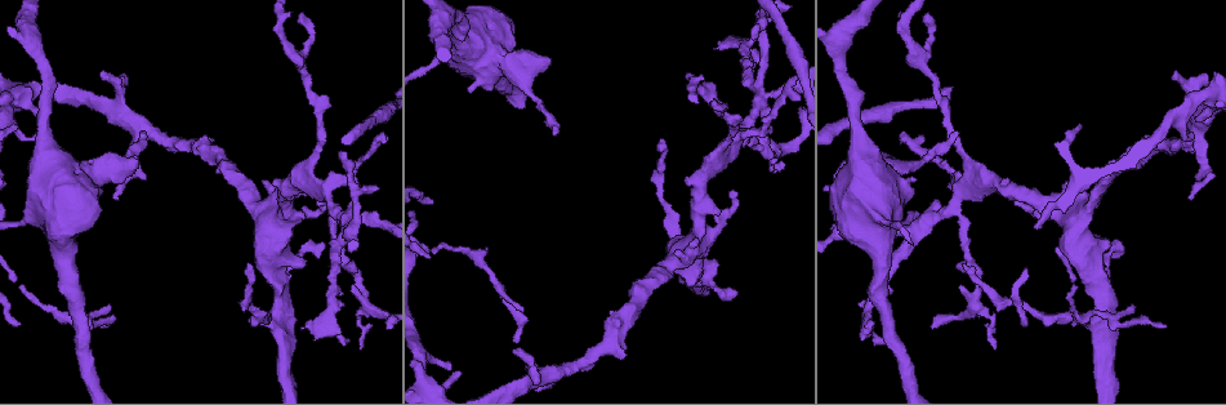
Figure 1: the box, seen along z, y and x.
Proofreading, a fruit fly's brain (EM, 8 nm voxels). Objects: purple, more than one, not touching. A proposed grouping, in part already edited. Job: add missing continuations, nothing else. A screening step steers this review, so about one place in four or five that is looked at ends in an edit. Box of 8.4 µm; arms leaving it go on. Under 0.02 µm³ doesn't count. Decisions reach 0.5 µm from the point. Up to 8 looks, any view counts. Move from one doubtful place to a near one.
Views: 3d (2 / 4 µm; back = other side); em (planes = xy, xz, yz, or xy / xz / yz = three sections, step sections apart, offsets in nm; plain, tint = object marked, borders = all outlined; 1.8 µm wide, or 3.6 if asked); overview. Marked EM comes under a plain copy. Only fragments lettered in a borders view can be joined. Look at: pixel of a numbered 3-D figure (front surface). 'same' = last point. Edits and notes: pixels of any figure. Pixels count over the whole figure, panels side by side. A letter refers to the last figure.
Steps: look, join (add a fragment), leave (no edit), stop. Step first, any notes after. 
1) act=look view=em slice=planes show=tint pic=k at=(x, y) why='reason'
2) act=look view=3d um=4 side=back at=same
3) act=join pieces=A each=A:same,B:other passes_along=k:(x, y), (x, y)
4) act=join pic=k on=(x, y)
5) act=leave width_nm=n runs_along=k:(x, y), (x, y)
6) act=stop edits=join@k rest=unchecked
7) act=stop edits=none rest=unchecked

act=look view=3d um=4 pic=1 at=(555, 132) why='thin end'

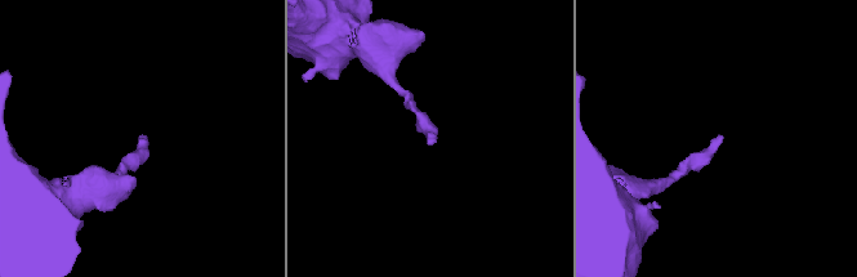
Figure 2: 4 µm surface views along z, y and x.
act=look view=em slice=xy step=4 show=tint pic=2 at=(139, 136)

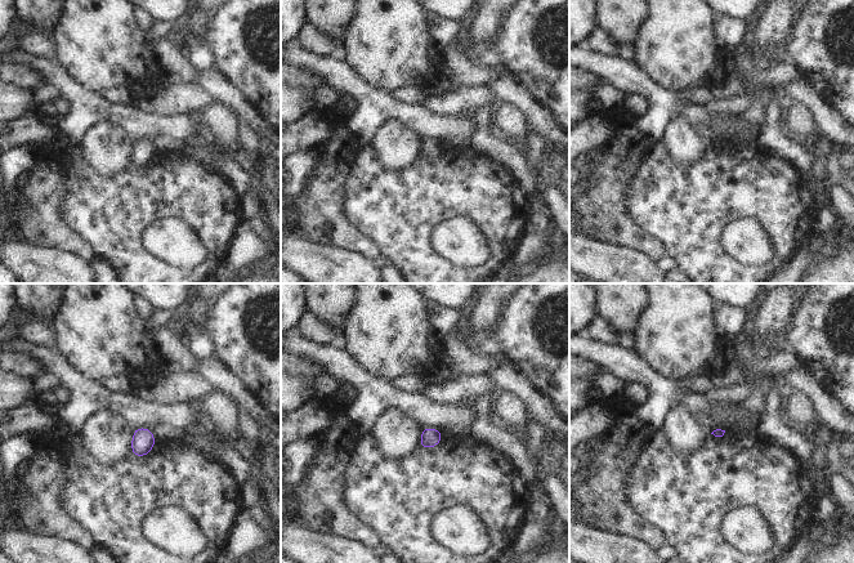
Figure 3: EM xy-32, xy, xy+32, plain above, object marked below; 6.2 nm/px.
act=look view=em slice=planes show=borders at=same why='cut it another way'

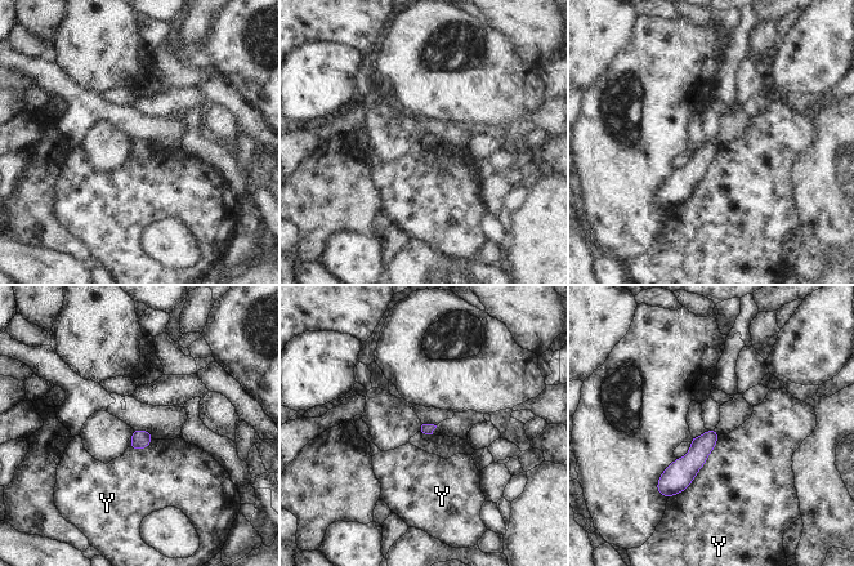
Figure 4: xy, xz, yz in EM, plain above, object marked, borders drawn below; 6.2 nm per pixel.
act=leave longest_contact=Y:500nm each=Y:other found='no lettered fragment goes on from it'

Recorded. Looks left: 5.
act=look view=3d um=4 pic=1 at=(339, 156) why='free end'

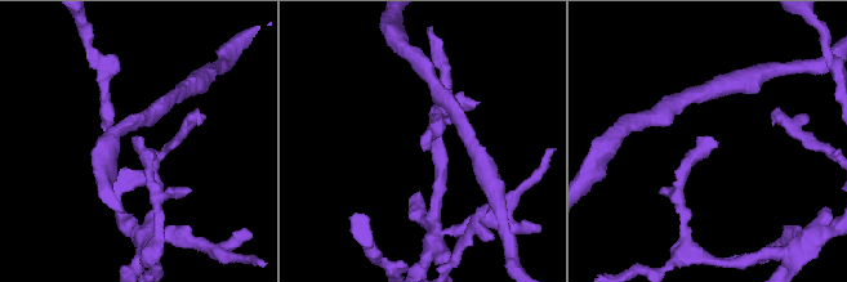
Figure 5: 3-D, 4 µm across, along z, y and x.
act=look view=em slice=xy step=16 show=tint pic=5 at=(425, 148) why='now the EM'

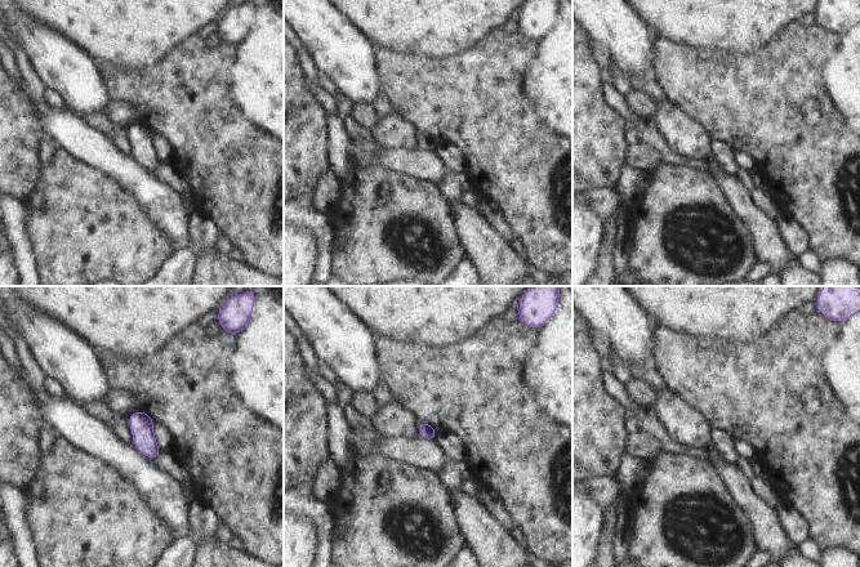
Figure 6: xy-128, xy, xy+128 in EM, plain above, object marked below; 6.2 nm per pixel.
act=look view=em slice=planes show=borders at=same why='another direction'

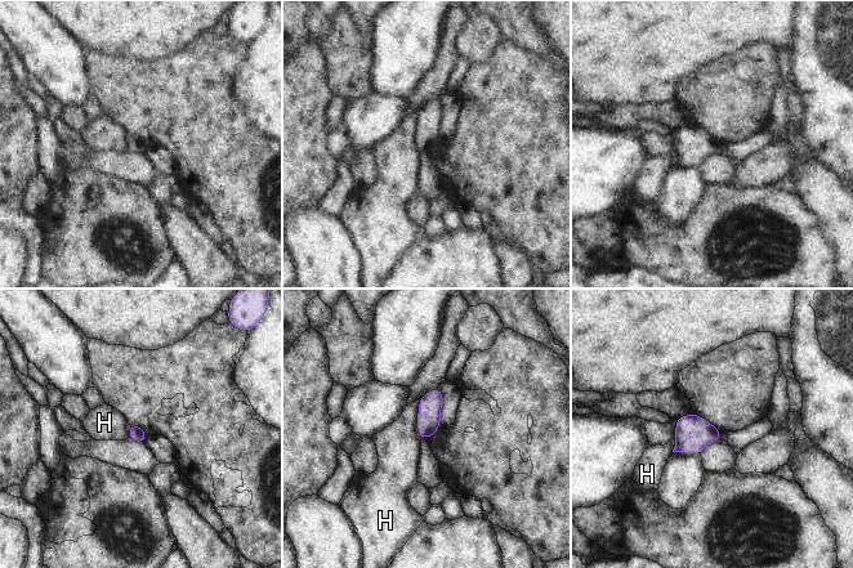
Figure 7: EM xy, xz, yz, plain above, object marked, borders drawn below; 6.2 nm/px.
act=leave longest_contact=H:240nm each=H:other border=7:(419, 399), (418, 434), (421, 438) found='none of them fits'

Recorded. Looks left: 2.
act=look view=em slice=xy step=16 show=tint pic=1 at=(103, 72) why='branch stops here'

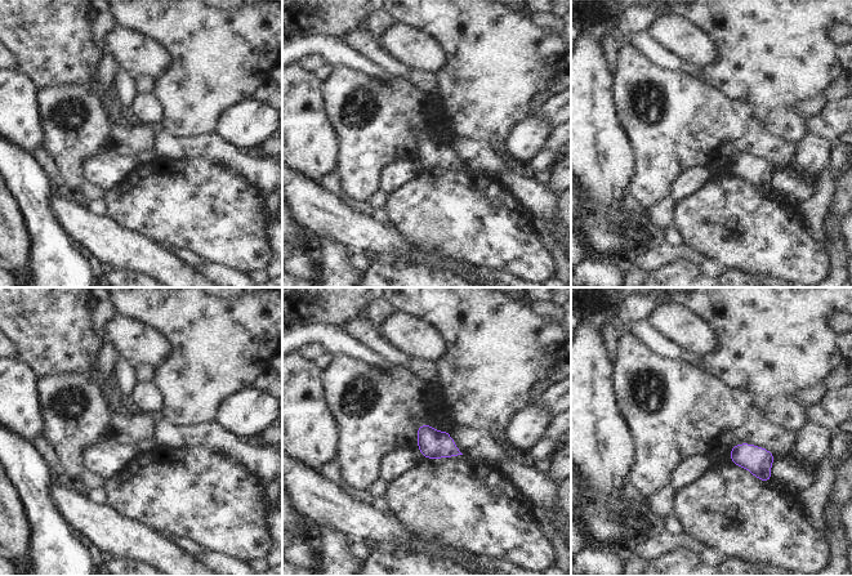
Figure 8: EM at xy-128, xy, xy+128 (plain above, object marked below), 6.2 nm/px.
act=look view=em slice=planes show=borders at=same

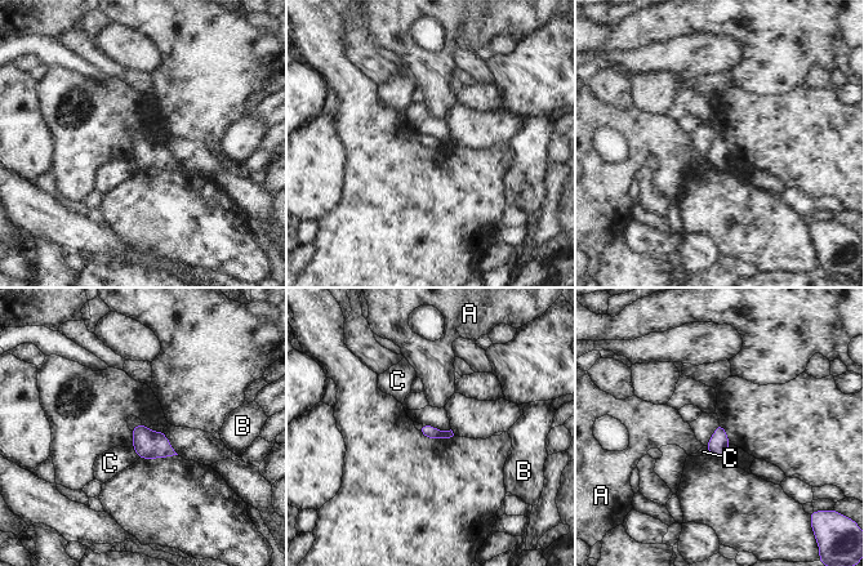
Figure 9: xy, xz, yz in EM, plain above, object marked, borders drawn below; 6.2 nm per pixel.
act=leave longest_contact=C:90nm each=A:other,B:other,C:other border=9:(130, 446), (138, 458) found='no lettered fragment goes on from it'

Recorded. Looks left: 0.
act=stop edits=none rest=unchecked

